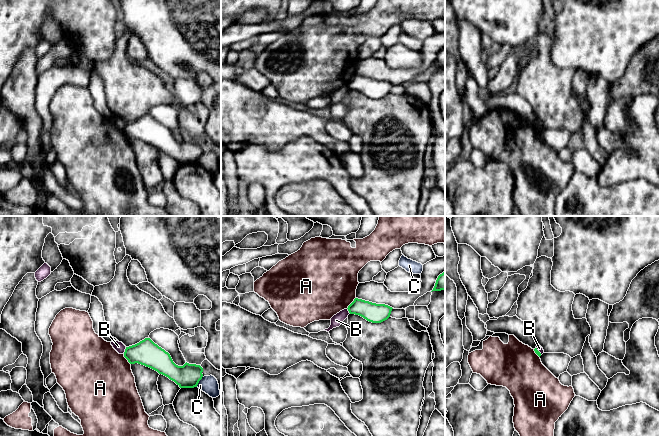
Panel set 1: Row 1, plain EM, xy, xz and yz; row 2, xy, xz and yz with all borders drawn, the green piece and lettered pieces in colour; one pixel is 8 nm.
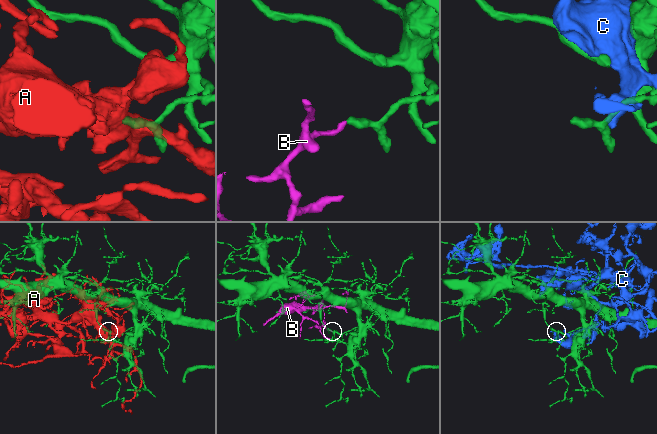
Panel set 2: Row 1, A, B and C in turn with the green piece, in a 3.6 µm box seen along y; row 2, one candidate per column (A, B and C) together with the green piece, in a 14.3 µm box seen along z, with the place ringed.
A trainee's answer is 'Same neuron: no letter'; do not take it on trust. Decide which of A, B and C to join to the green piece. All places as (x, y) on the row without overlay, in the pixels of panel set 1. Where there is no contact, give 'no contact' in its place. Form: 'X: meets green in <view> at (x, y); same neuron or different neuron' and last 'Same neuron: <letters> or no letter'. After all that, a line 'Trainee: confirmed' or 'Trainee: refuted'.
A: meets green in xz at (351, 79); different neuron
B: meets green in xy at (125, 126); different neuron
C: meets green in xy at (199, 156); different neuron
Same neuron: no letter
Trainee: confirmed

